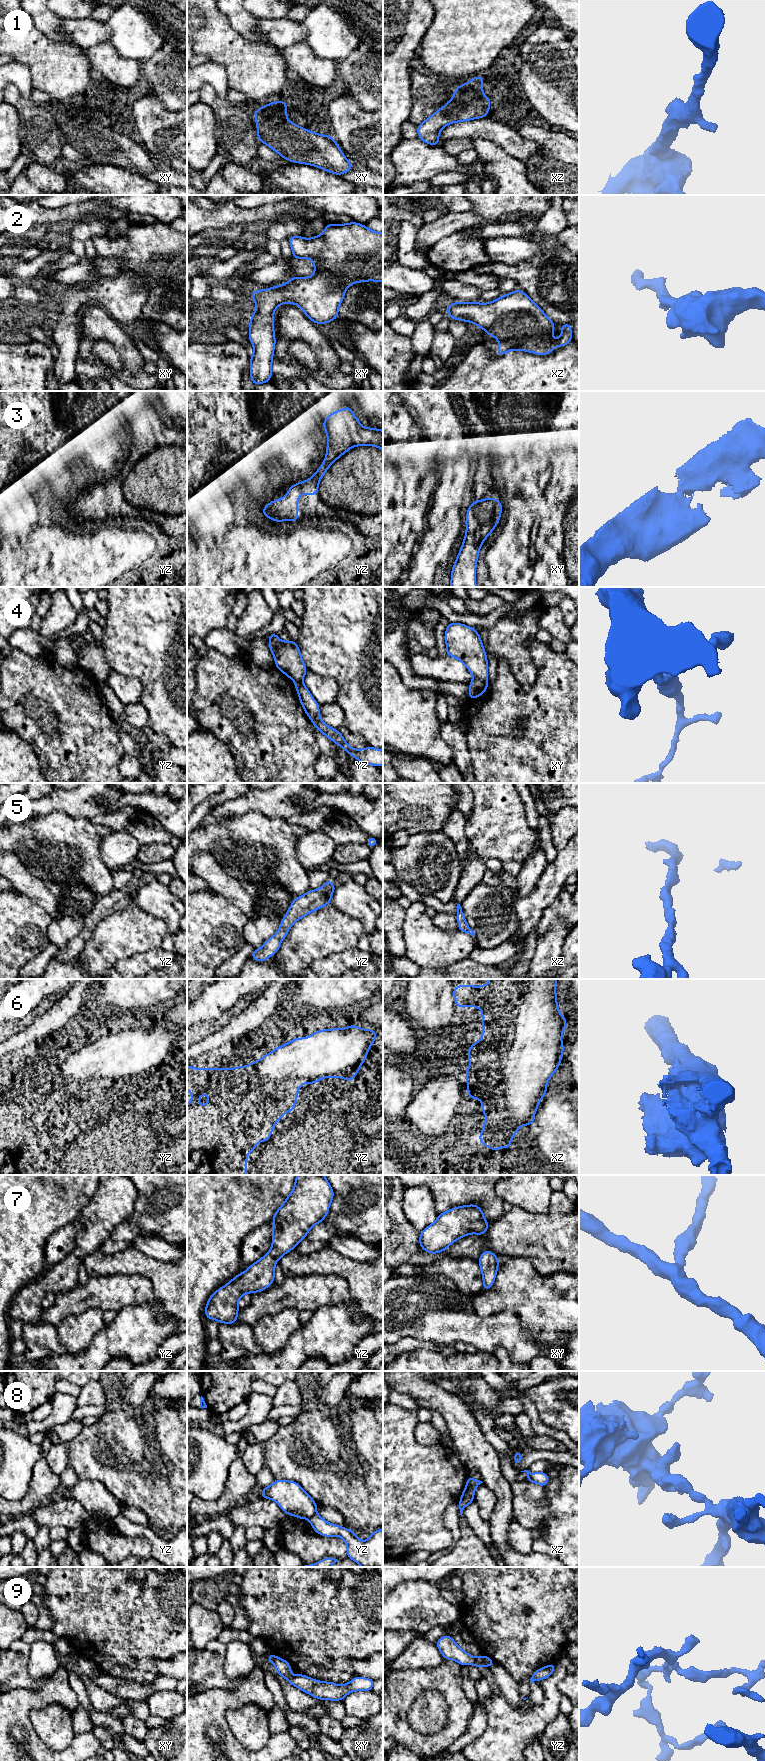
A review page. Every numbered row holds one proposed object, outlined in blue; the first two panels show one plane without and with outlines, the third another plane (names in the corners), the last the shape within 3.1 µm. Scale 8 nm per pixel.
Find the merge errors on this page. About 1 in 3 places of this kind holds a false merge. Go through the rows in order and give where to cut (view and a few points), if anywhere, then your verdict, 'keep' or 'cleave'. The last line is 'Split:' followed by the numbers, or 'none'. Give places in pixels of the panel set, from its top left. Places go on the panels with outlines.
1: no cut | keep
2: no cut | keep
3: no cut | keep
4: xy (474, 678), (486, 682) | cleave
5: no cut | keep
6: xz (528, 979), (516, 1012), (516, 1036), (498, 1077), (468, 1085) | cleave
7: no cut | keep
8: xz (461, 1497), (473, 1498) | cleave
9: yz (481, 1656), (487, 1665) | cleave
Split: 4, 6, 8, 9

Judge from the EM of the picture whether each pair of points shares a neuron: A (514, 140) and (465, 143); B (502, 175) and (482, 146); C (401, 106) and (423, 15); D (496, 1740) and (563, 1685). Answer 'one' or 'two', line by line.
A: two
B: one
C: one
D: two

